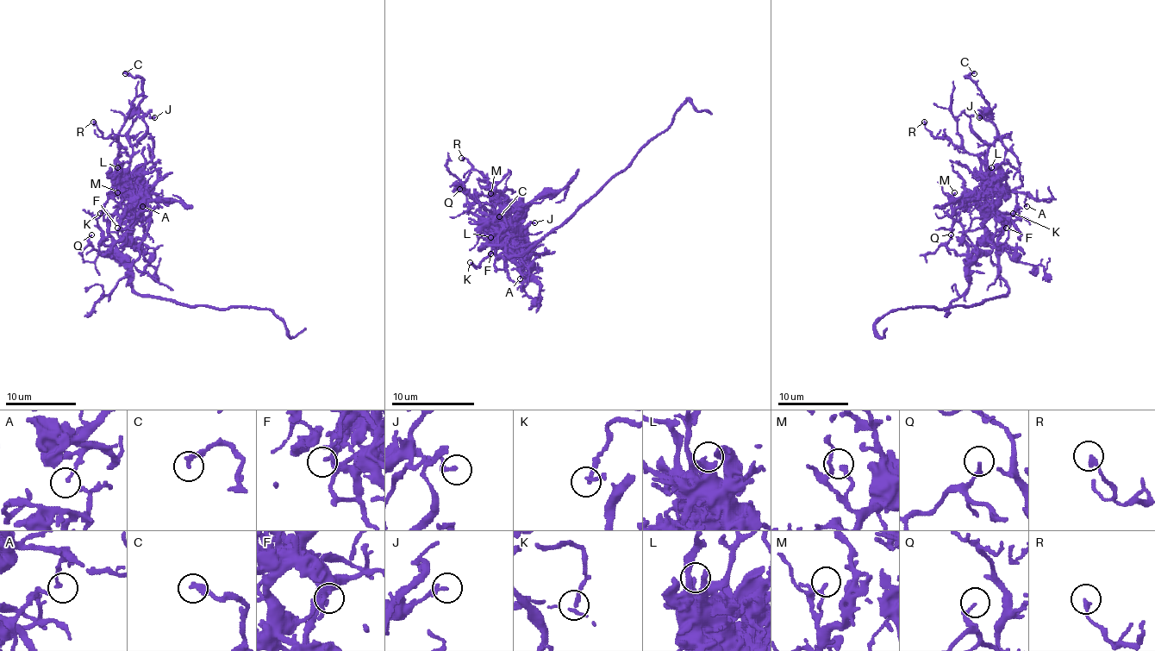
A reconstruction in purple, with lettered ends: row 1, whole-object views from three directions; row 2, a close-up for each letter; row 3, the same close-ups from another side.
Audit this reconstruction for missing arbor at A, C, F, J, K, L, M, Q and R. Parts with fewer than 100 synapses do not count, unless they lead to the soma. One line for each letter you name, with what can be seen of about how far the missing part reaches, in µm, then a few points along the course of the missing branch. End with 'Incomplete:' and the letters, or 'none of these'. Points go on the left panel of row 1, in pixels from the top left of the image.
Incomplete: none of these

